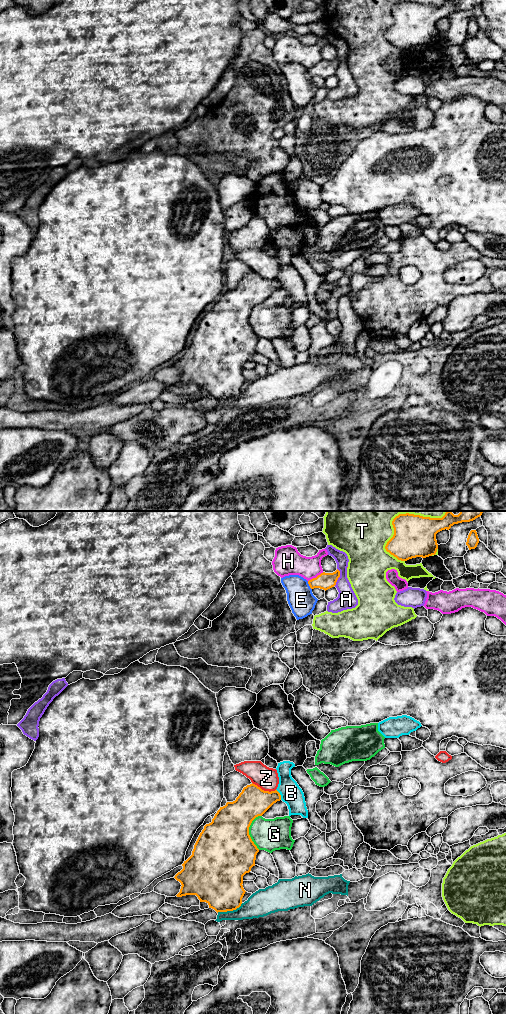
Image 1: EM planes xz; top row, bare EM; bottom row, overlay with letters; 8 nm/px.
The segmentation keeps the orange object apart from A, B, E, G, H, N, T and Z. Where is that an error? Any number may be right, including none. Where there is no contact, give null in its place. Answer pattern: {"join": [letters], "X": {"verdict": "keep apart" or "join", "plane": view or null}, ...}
{"join": [], "A": {"verdict": "keep apart", "plane": "xz"}, "B": {"verdict": "keep apart", "plane": "xz"}, "E": {"verdict": "keep apart", "plane": "xz"}, "G": {"verdict": "keep apart", "plane": "xz"}, "H": {"verdict": "keep apart", "plane": "xz"}, "N": {"verdict": "keep apart", "plane": "xz"}, "T": {"verdict": "keep apart", "plane": "xz"}, "Z": {"verdict": "keep apart", "plane": "xz"}}

